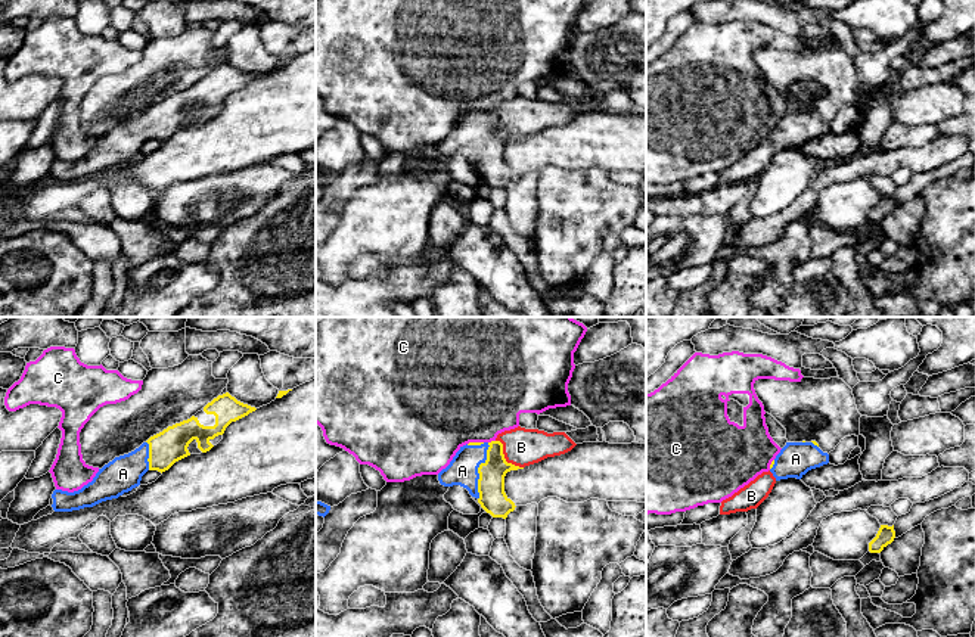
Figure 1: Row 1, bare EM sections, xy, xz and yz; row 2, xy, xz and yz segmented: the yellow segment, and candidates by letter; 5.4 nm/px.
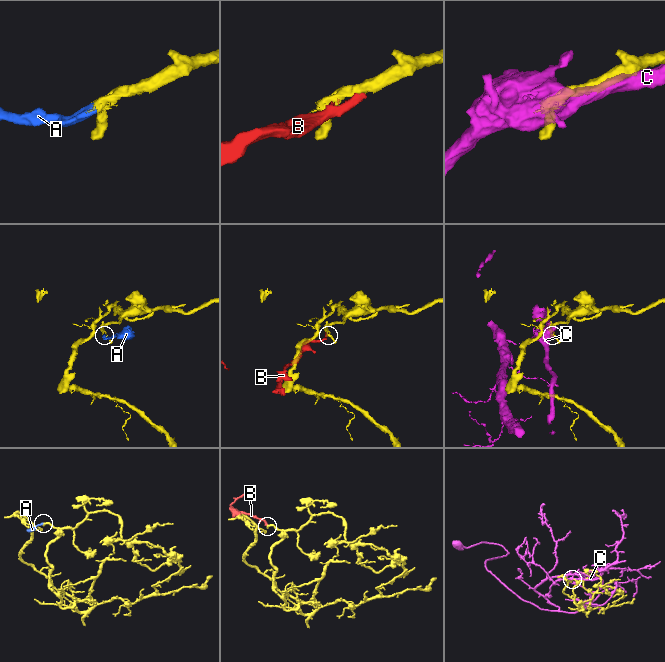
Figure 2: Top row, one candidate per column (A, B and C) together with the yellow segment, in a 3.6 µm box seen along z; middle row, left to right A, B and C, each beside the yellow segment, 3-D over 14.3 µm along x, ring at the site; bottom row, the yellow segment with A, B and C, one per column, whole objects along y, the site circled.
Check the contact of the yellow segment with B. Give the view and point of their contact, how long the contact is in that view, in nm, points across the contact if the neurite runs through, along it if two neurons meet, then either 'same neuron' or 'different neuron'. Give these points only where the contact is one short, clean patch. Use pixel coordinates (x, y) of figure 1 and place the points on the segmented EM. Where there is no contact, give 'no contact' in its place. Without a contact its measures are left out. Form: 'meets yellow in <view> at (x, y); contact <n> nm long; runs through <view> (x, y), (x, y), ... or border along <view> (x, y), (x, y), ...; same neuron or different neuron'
meets yellow in xz at (503, 457); contact 220 nm long; same neuron

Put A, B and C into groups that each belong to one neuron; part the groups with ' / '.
A B / C

